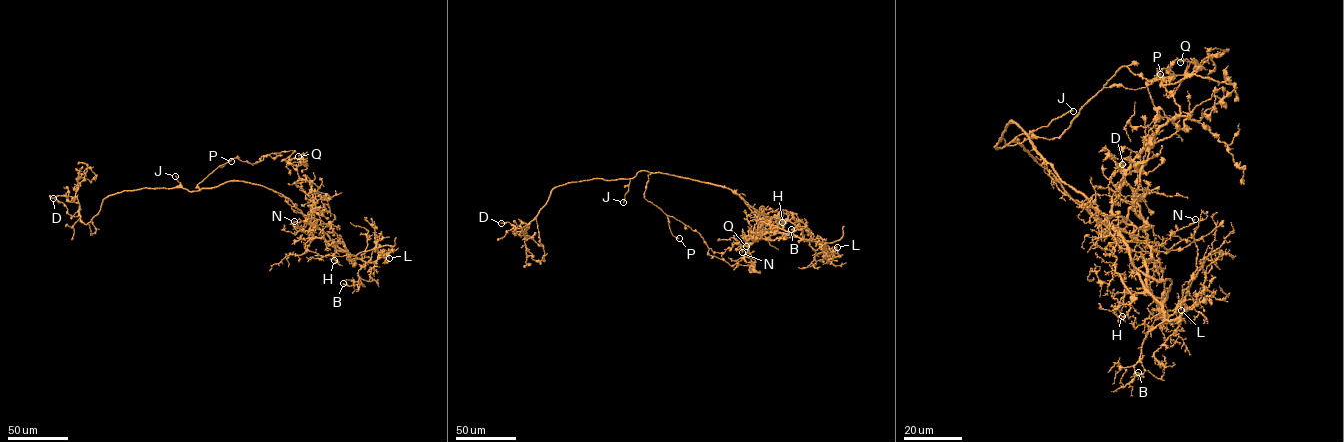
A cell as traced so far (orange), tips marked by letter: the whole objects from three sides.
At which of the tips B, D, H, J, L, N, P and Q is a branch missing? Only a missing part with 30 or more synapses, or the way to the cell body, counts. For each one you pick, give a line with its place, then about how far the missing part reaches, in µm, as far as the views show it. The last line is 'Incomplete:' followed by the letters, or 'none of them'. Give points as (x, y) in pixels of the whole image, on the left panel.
J: place (175, 176); missing 110 µm
Incomplete: J

